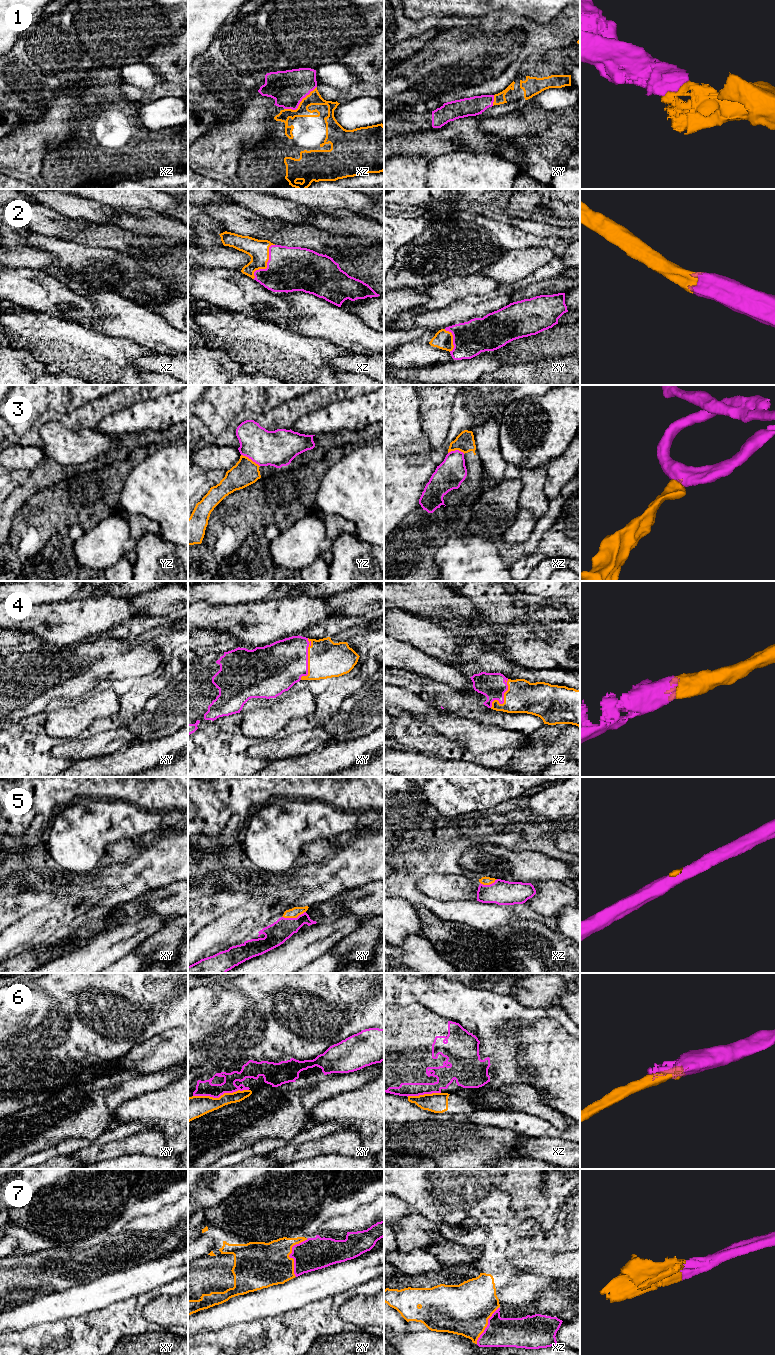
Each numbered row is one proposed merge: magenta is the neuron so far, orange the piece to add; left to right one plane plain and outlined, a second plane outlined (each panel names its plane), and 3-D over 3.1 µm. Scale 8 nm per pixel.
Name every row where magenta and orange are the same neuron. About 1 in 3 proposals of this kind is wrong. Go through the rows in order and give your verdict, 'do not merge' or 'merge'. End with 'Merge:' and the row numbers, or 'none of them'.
1: merge
2: merge
3: do not merge
4: merge
5: merge
6: do not merge
7: merge
Merge: 1, 2, 4, 5, 7

